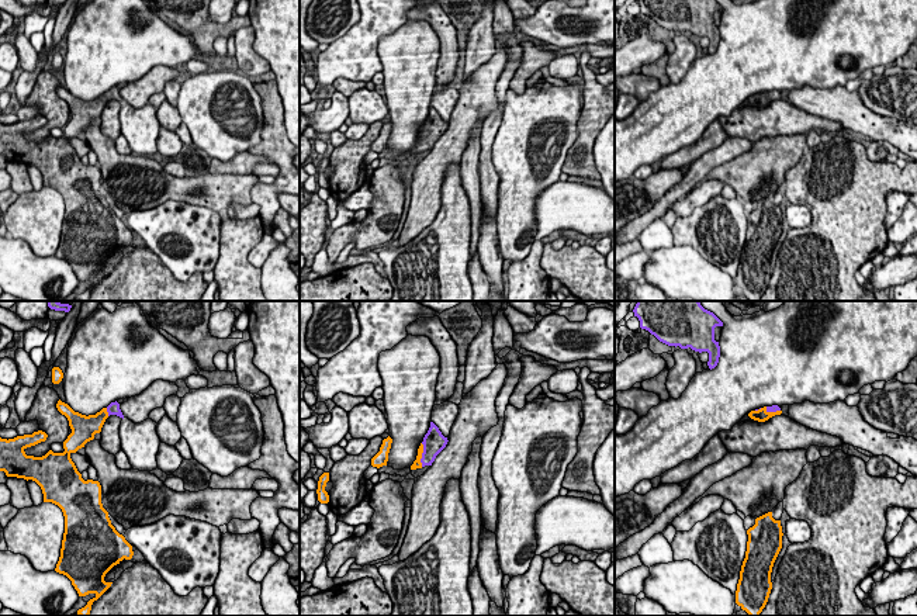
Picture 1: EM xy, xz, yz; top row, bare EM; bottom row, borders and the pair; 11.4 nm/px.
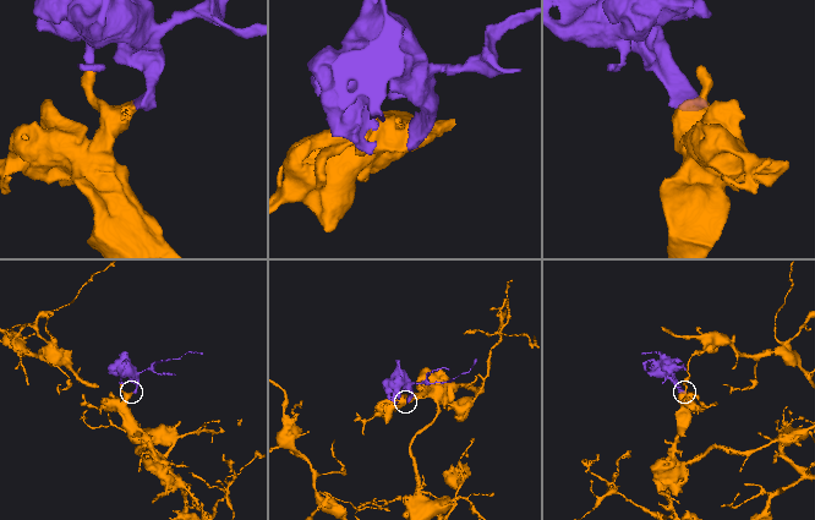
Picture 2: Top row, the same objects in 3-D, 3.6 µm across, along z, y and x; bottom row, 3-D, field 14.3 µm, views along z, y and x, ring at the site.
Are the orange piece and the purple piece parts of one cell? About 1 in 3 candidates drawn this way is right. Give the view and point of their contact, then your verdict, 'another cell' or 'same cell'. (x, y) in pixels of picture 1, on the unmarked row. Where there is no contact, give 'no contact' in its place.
meets orange in xz at (421, 139); same cell

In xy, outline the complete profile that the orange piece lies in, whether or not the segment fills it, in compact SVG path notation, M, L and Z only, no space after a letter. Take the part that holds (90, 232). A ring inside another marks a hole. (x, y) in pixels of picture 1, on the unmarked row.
M60 84L56 93L68 103L72 114L63 127L65 136L49 135L42 142L27 141L27 132L46 125L48 120L42 115L8 125L0 122L0 156L7 162L35 166L42 174L44 187L52 187L62 194L65 218L55 256L72 266L79 281L96 280L77 295L79 301L89 301L93 287L113 269L104 266L105 259L124 243L131 245L134 236L103 193L100 167L84 166L70 139L93 125L110 100L122 104L124 100L117 86L89 101L75 97Z

